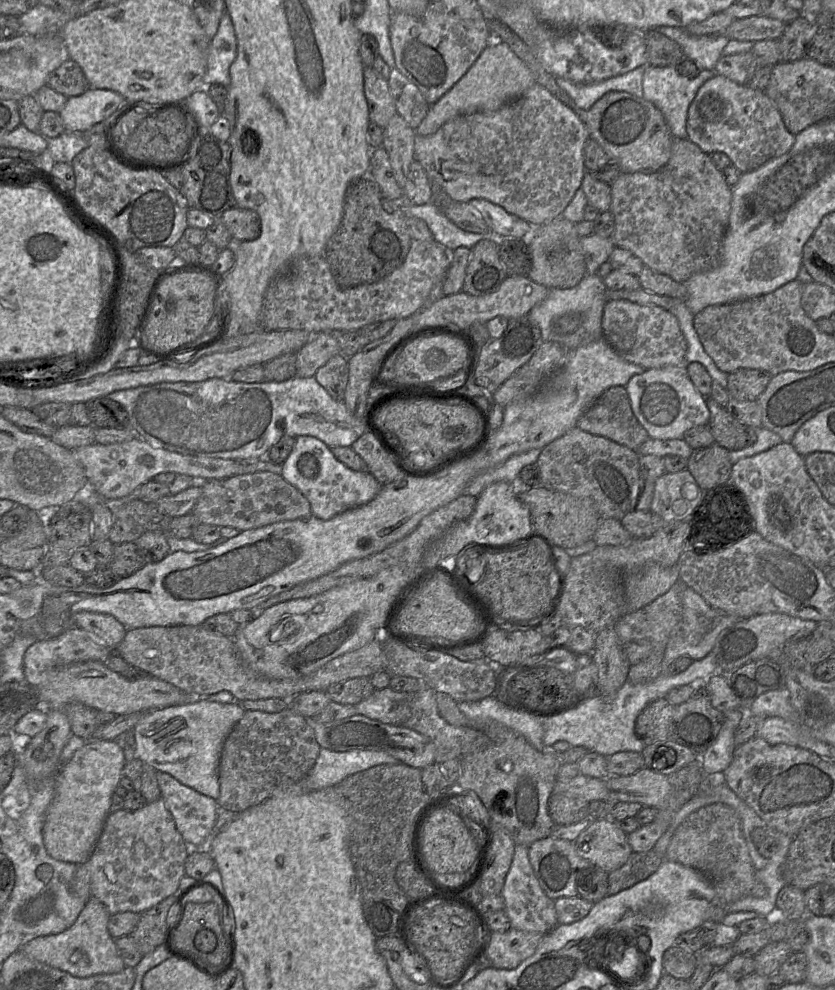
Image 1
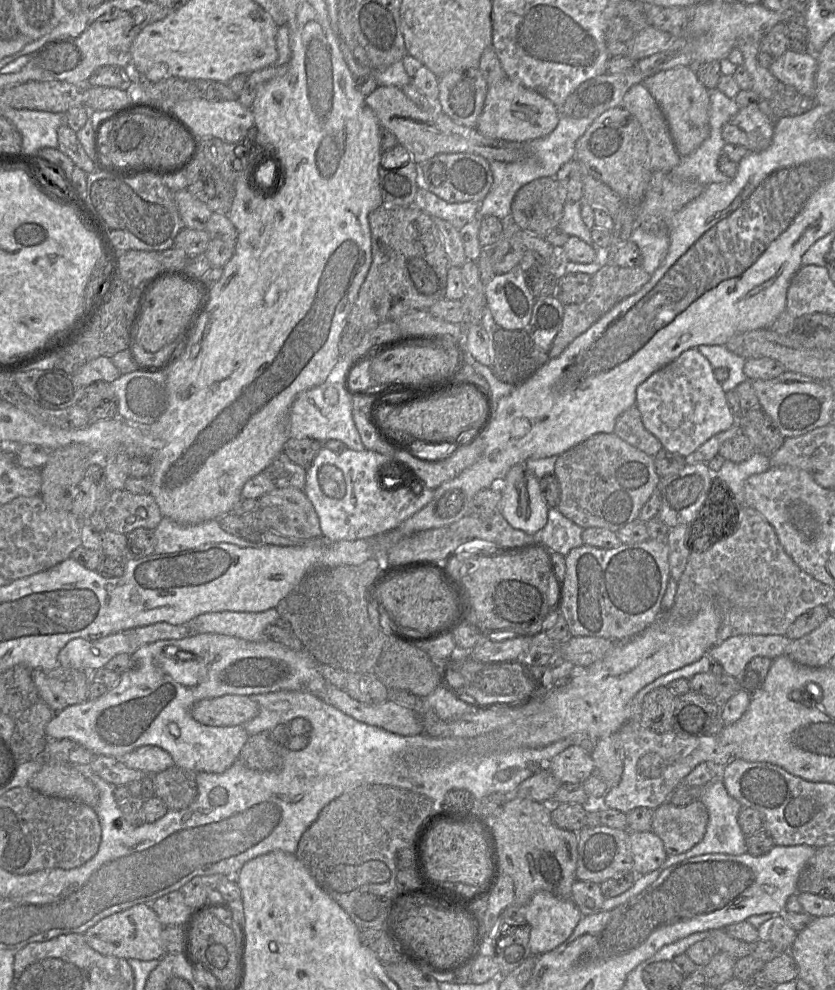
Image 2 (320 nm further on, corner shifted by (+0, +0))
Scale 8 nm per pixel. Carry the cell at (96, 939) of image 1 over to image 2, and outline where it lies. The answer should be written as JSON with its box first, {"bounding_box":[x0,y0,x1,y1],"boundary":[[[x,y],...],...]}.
{"bounding_box":[83,904,167,961],"boundary":[[[139,904],[104,918],[83,935],[87,944],[102,955],[151,961],[167,954],[161,939],[163,927],[149,904]]]}

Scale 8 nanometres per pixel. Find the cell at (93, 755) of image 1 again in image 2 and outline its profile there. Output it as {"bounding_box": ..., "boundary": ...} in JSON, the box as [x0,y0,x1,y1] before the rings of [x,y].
{"bounding_box":[119,745,174,774],"boundary":[[[146,745],[138,747],[119,758],[127,767],[157,774],[174,765],[173,758],[164,749]]]}

